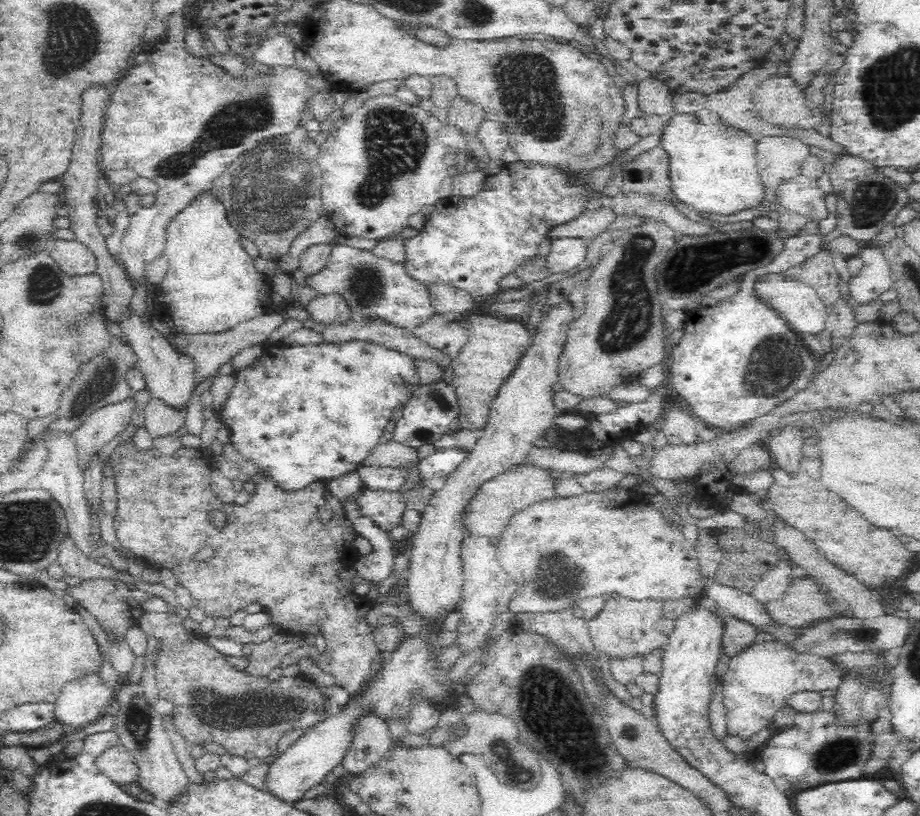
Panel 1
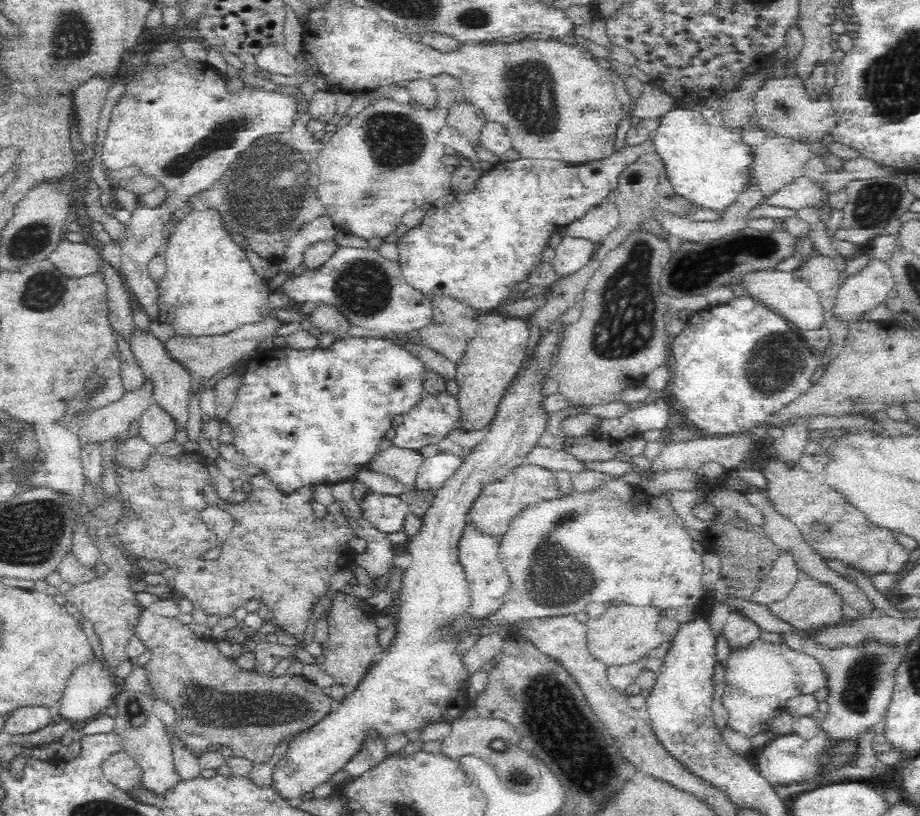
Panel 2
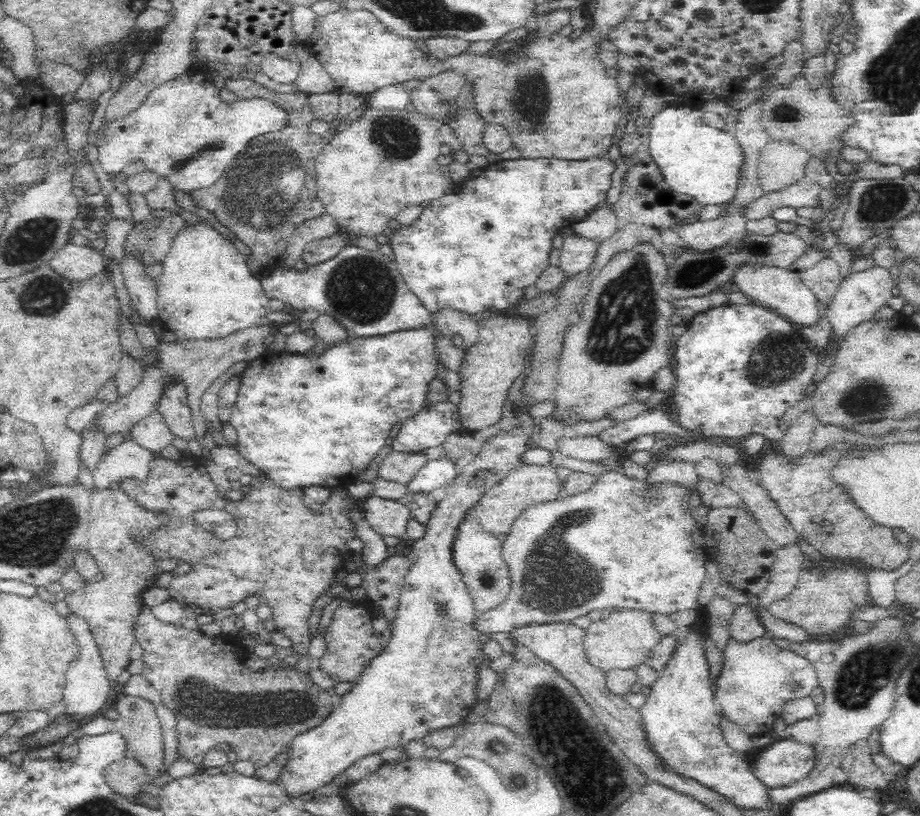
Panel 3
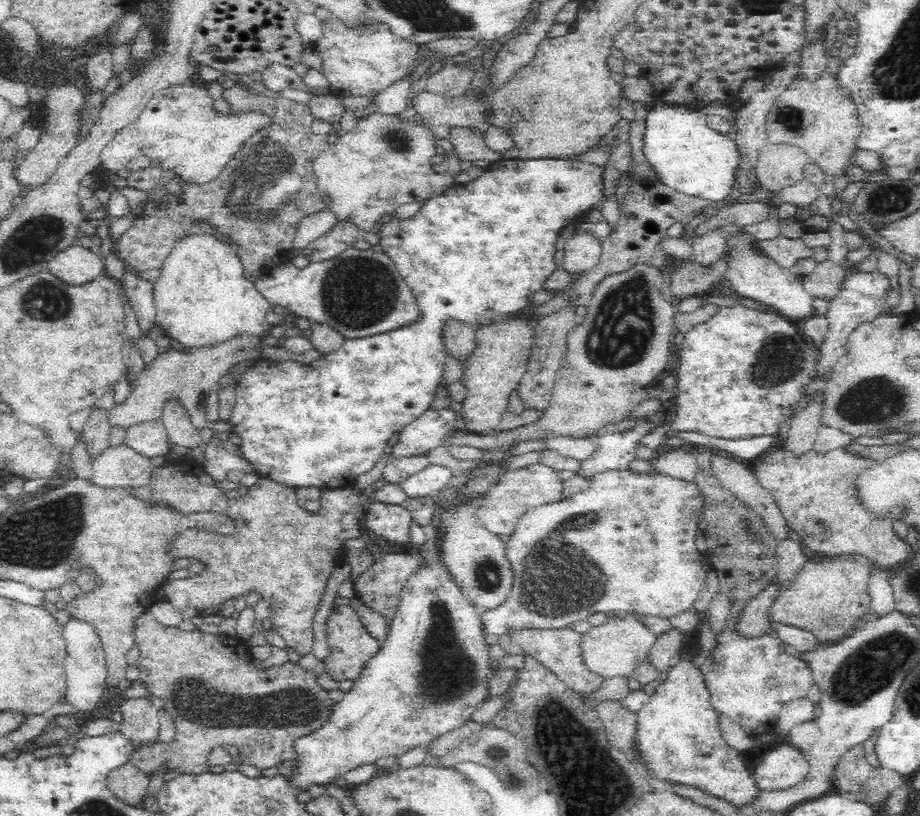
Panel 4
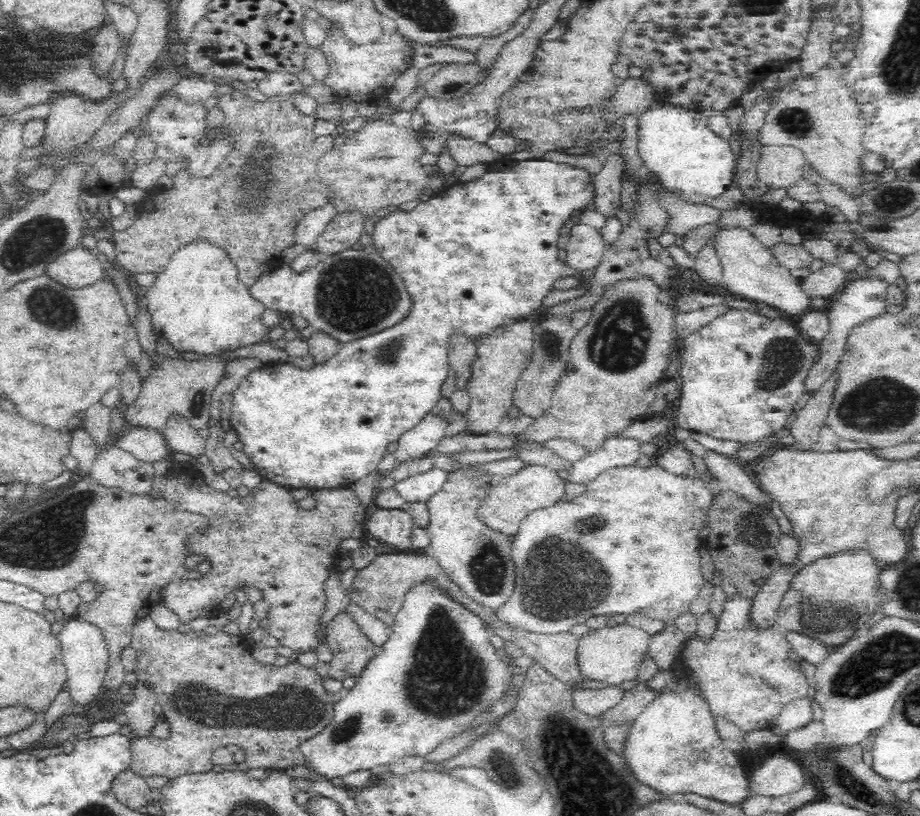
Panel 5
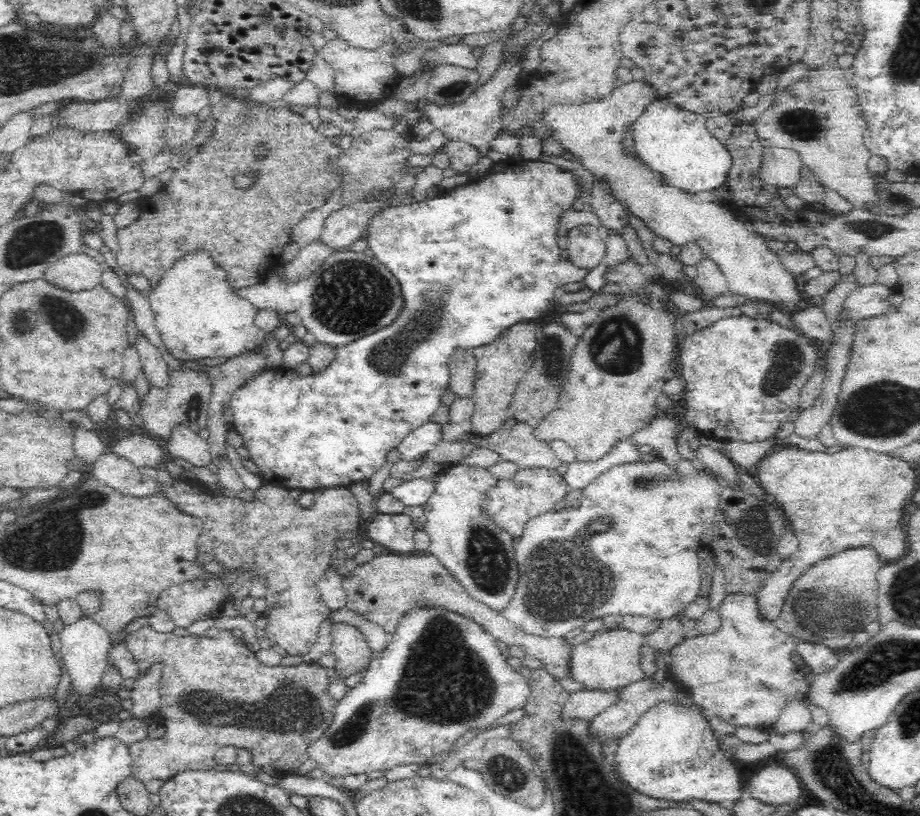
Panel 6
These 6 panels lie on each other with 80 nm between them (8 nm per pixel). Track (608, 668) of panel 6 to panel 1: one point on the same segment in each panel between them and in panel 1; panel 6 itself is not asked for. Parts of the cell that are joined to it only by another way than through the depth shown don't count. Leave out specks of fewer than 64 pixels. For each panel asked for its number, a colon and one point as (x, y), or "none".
1: (624, 627)
2: (623, 634)
3: (623, 638)
4: (615, 648)
5: (612, 654)

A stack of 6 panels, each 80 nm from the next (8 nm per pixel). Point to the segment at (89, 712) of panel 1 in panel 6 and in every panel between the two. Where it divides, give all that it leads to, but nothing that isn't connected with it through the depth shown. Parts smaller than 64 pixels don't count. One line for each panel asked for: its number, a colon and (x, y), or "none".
2: (90, 690)
3: (87, 688)
4: (85, 666)
5: (84, 653)
6: (85, 647)

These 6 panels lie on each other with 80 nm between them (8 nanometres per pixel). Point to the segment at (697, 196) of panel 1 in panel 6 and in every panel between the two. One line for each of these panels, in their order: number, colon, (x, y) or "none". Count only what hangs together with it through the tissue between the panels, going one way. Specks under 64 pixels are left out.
2: (709, 166)
3: (703, 162)
4: (695, 160)
5: (675, 143)
6: (674, 142)

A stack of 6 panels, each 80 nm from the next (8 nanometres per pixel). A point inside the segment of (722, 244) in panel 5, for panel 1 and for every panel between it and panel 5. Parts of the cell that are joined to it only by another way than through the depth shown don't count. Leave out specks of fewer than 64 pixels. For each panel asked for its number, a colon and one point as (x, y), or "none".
1: (798, 304)
2: (787, 295)
3: (783, 292)
4: (752, 276)

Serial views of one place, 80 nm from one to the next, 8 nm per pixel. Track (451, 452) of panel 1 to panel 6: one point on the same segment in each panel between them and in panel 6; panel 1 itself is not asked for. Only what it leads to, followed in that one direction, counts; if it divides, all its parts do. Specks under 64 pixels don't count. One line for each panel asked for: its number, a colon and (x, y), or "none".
2: (435, 470)
3: (436, 474)
4: (433, 478)
5: (421, 487)
6: (415, 492)

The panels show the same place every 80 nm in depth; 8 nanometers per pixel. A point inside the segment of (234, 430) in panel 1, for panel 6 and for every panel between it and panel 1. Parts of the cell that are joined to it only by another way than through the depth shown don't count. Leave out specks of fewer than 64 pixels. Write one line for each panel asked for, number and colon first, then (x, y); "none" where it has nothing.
2: (313, 416)
3: (301, 419)
4: (477, 253)
5: (484, 254)
6: (485, 256)

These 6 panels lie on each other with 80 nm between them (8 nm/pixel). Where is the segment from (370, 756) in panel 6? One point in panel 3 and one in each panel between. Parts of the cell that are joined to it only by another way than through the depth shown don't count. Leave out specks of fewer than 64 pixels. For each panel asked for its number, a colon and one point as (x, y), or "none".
3: (425, 679)
4: (430, 675)
5: (438, 671)

